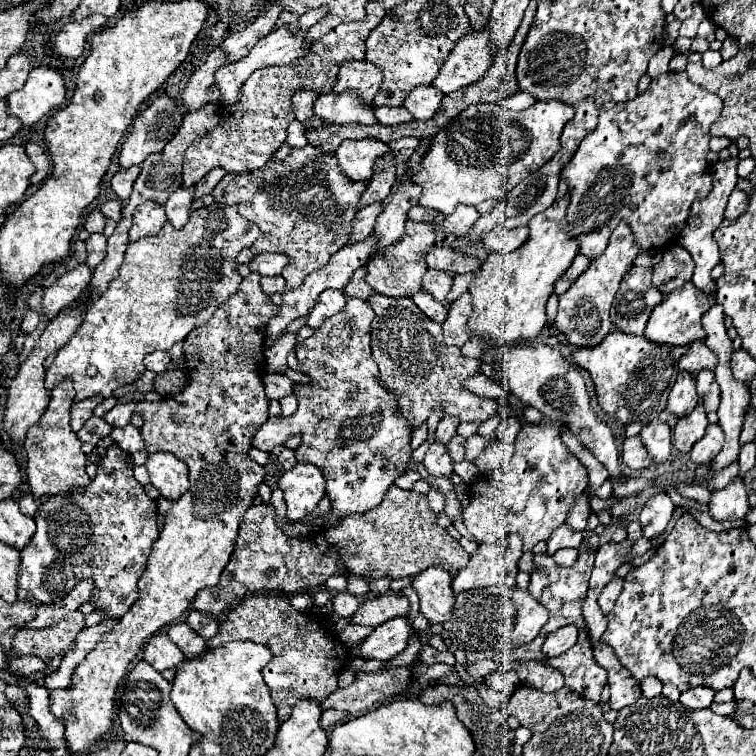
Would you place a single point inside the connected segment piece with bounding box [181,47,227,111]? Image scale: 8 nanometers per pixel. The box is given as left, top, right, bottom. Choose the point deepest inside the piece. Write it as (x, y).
(202, 88)

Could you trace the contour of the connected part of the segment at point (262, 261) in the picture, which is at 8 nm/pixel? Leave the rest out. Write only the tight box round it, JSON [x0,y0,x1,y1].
[249,253,289,277]

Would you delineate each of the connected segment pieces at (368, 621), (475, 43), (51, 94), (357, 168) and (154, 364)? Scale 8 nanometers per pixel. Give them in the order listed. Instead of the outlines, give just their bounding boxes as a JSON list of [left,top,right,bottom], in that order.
[[353,593,409,627],[433,27,491,95],[9,67,65,125],[335,139,389,181],[143,351,171,373]]

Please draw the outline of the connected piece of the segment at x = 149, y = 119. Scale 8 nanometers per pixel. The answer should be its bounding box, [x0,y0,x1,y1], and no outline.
[119,95,185,169]

